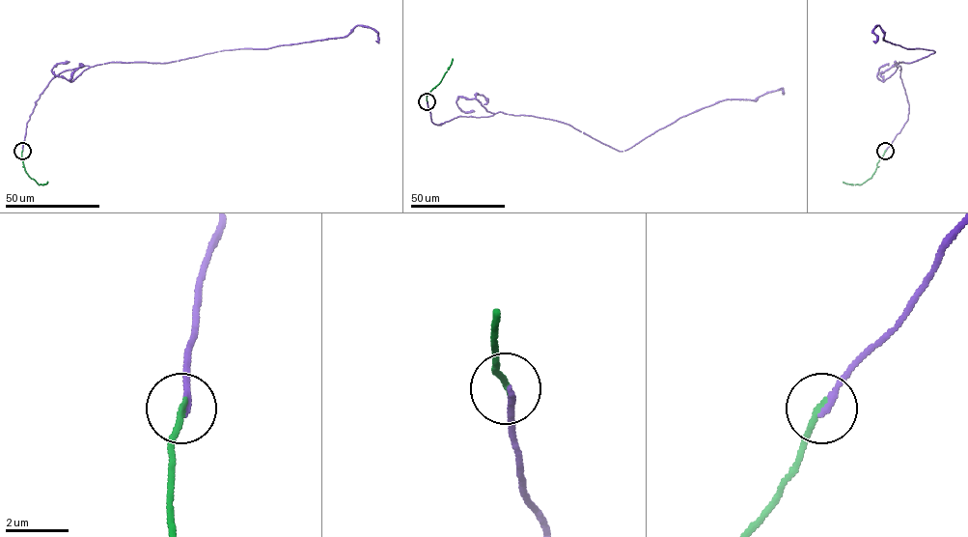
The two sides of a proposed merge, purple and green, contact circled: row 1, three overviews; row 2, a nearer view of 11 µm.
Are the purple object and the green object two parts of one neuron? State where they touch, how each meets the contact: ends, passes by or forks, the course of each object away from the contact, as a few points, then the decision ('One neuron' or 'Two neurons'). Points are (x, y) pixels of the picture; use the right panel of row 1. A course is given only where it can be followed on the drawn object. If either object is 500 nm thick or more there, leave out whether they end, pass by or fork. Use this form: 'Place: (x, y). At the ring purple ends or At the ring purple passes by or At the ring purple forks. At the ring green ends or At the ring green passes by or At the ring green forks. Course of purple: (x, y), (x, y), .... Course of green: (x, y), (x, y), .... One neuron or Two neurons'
Place: (885, 151). At the ring purple ends. At the ring green ends. Course of purple: (885, 151), (908, 119), (900, 67), (896, 65), (935, 52), (886, 41), (878, 25), (872, 41). Course of green: (885, 151), (871, 178), (861, 184), (843, 182). One neuron

